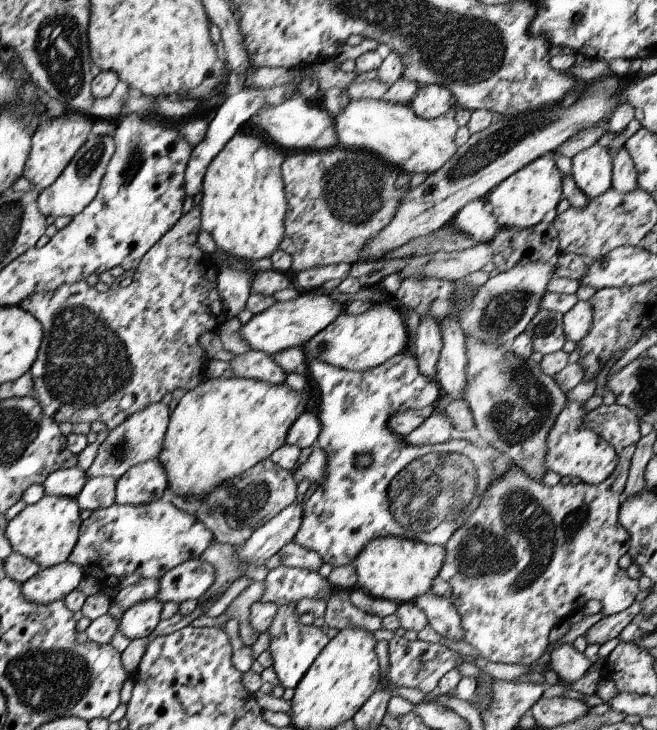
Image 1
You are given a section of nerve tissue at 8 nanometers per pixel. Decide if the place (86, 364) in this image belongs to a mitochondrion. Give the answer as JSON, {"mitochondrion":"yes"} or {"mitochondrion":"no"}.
{"mitochondrion":"yes"}

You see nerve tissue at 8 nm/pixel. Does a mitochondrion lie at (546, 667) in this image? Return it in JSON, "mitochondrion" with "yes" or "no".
{"mitochondrion":"no"}

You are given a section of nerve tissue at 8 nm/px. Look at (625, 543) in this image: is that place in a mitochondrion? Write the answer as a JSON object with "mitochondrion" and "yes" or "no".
{"mitochondrion":"no"}

